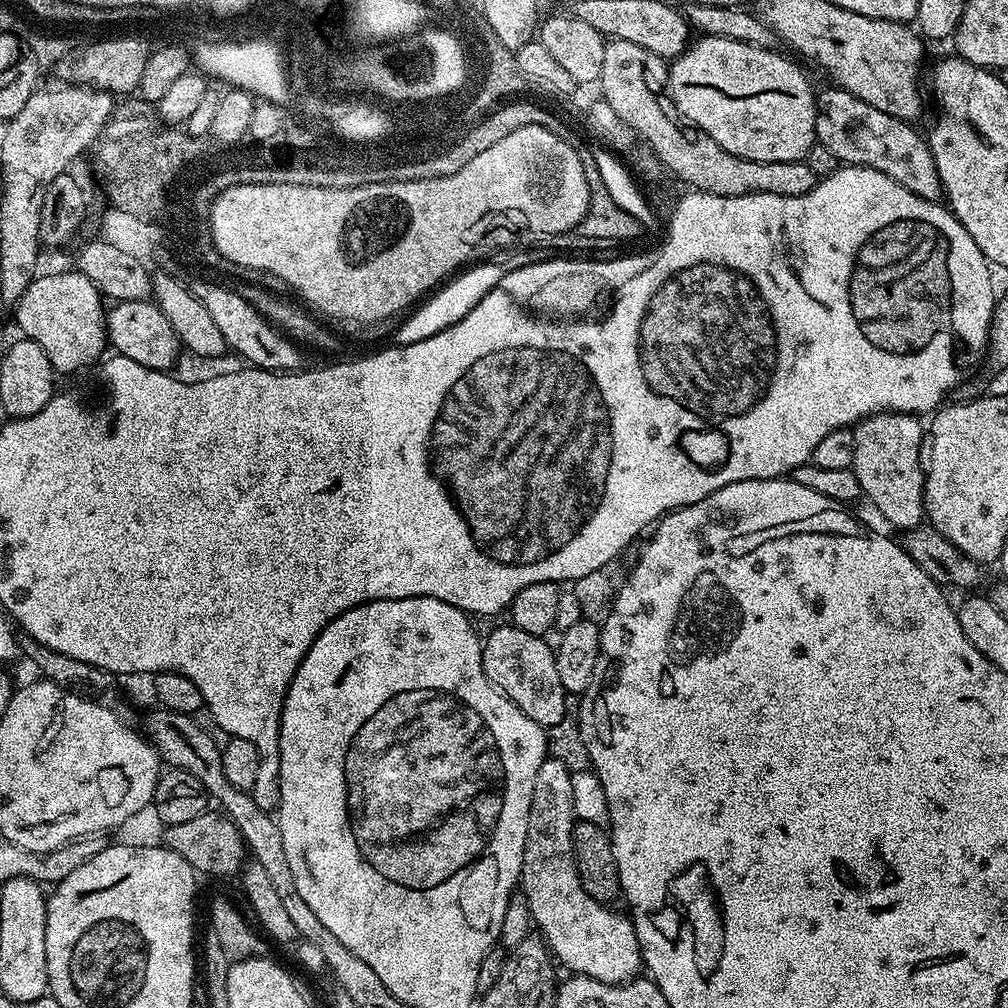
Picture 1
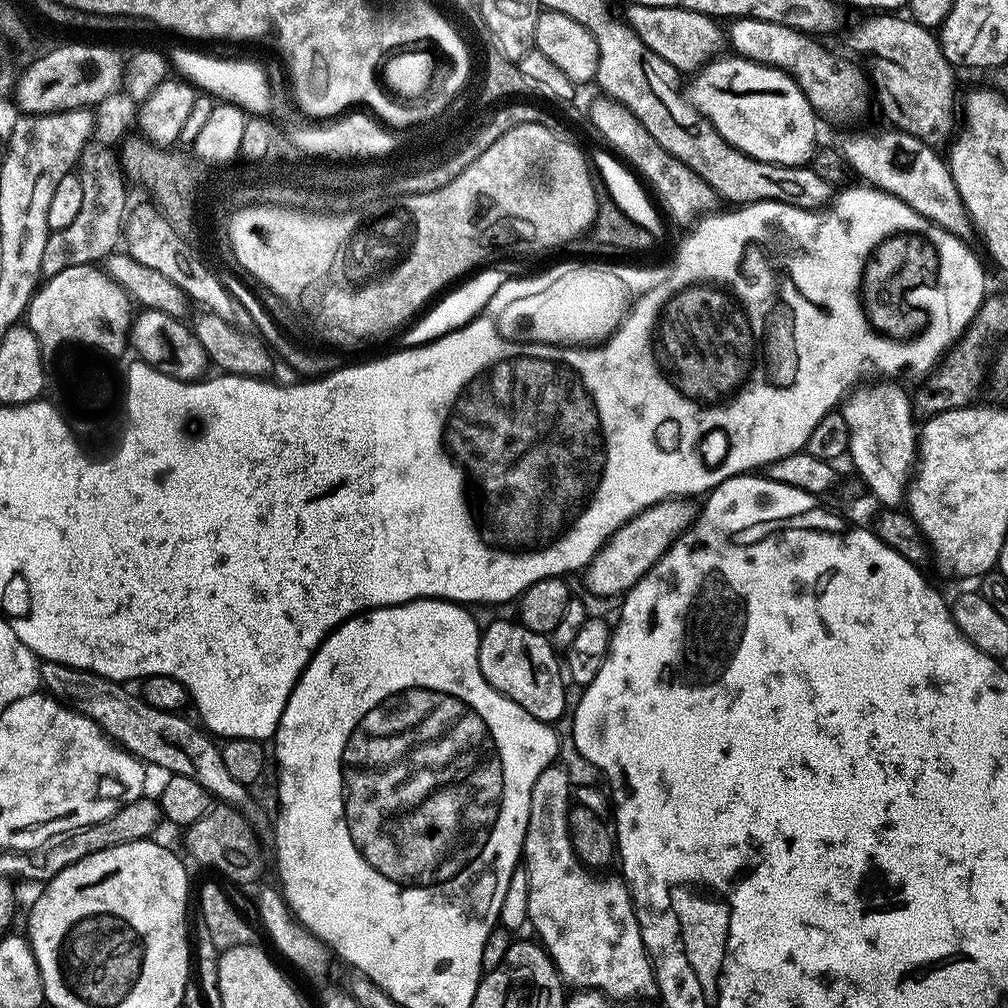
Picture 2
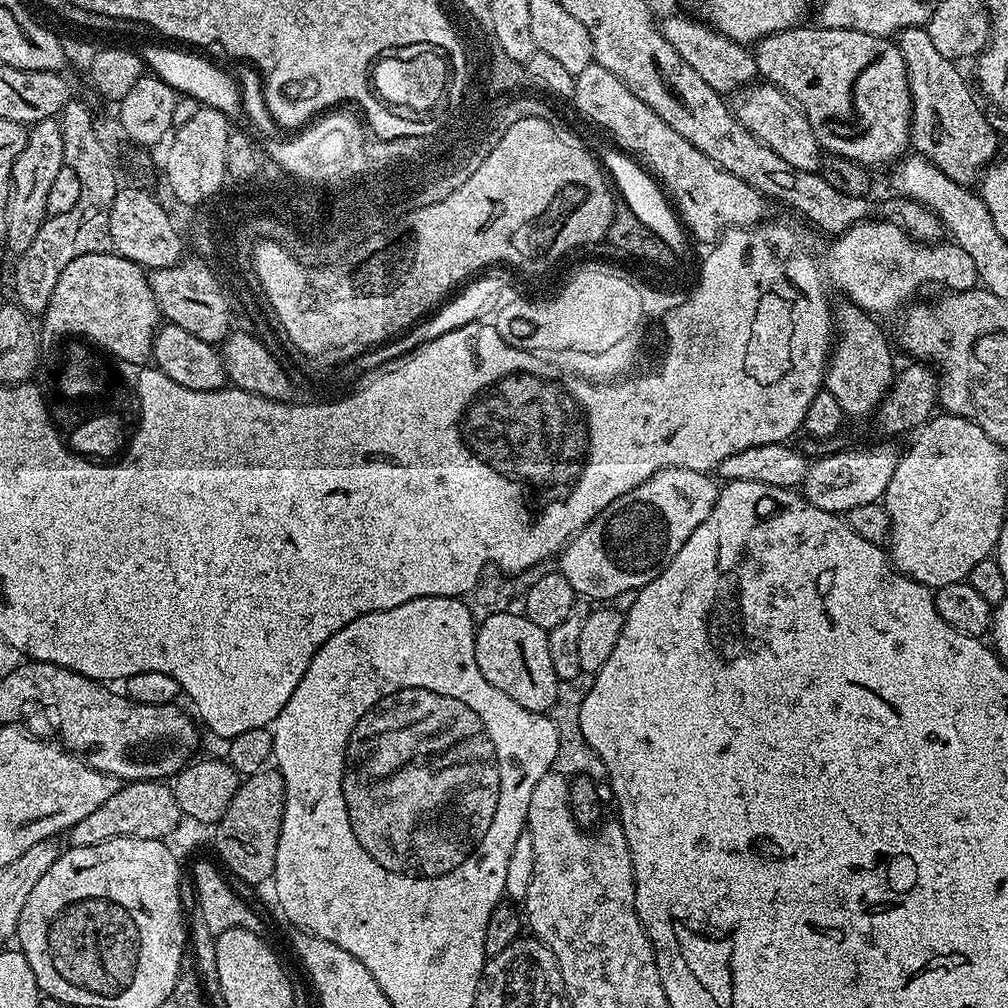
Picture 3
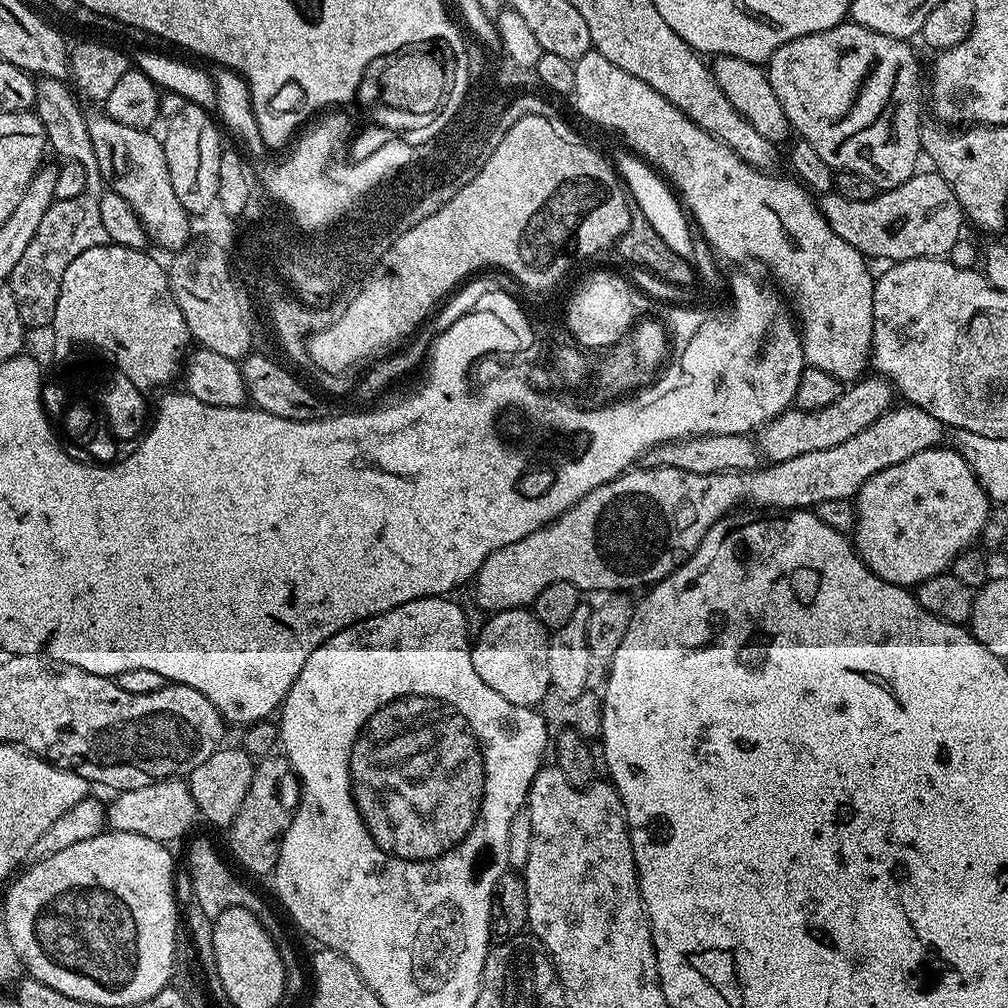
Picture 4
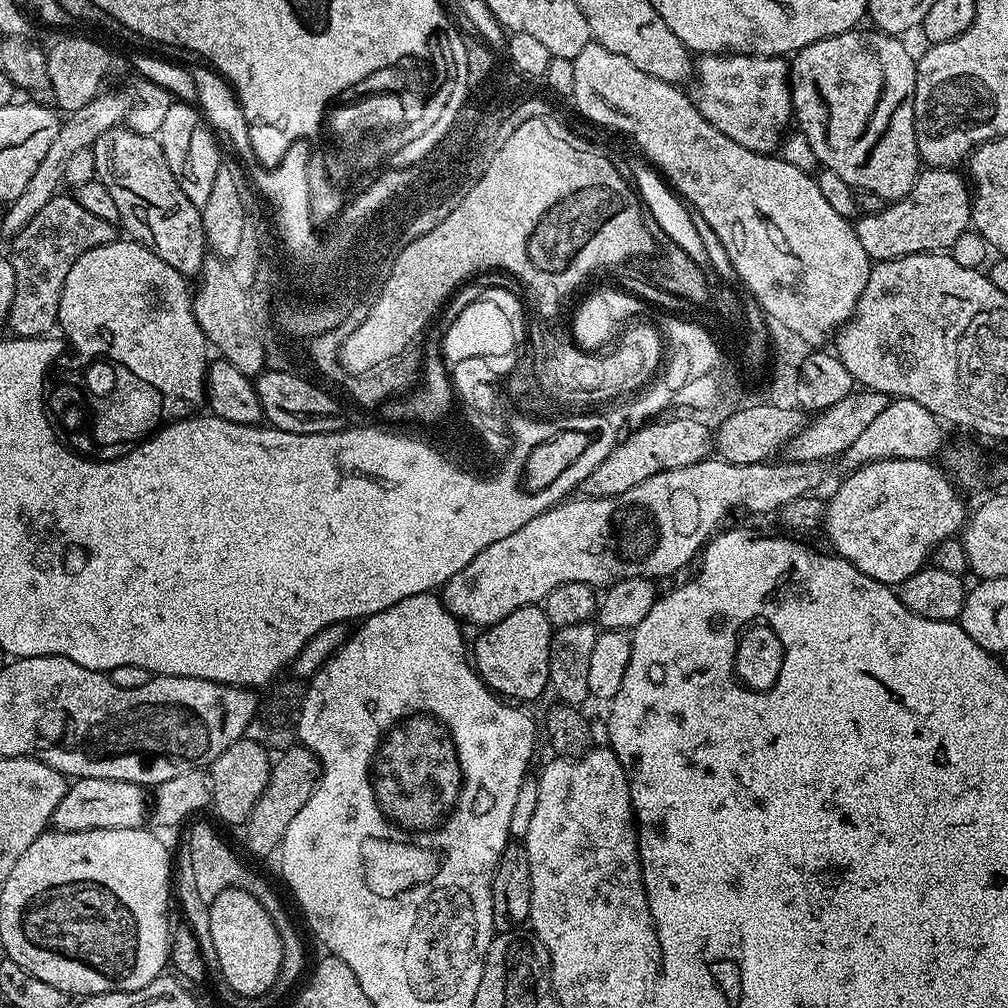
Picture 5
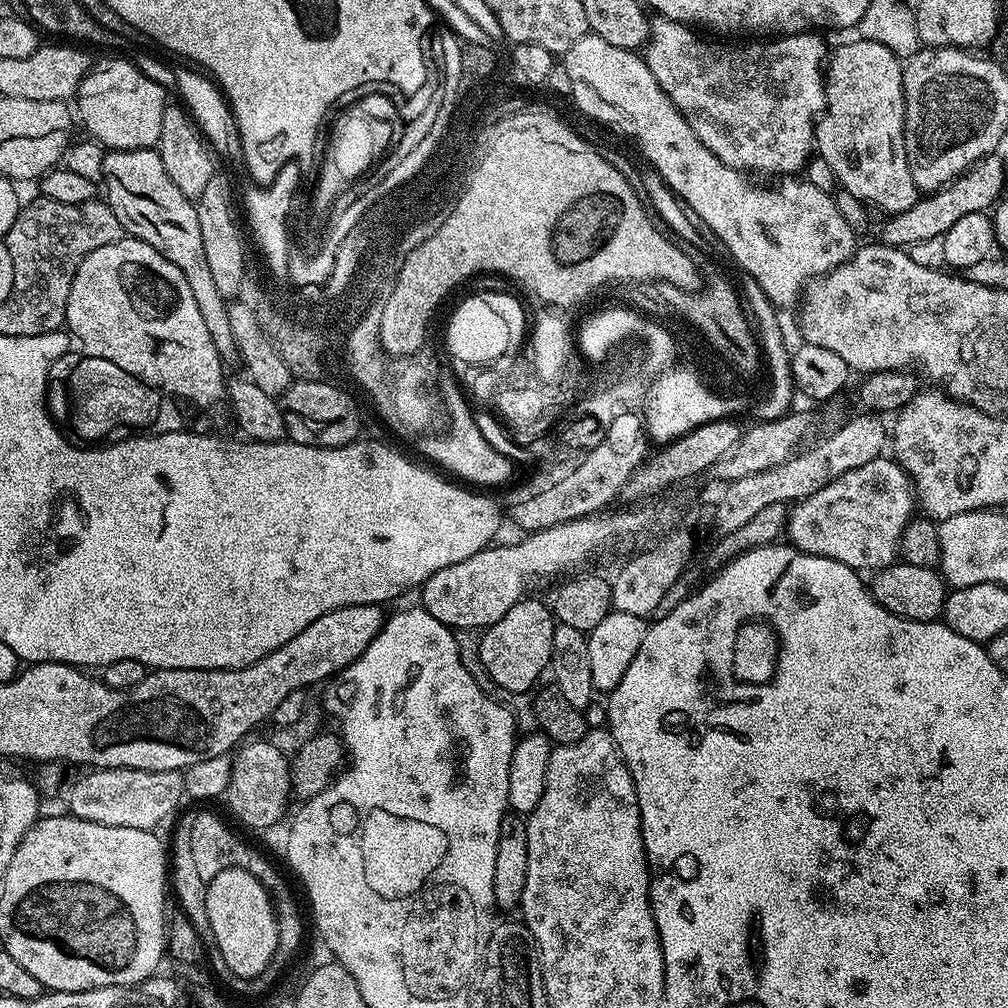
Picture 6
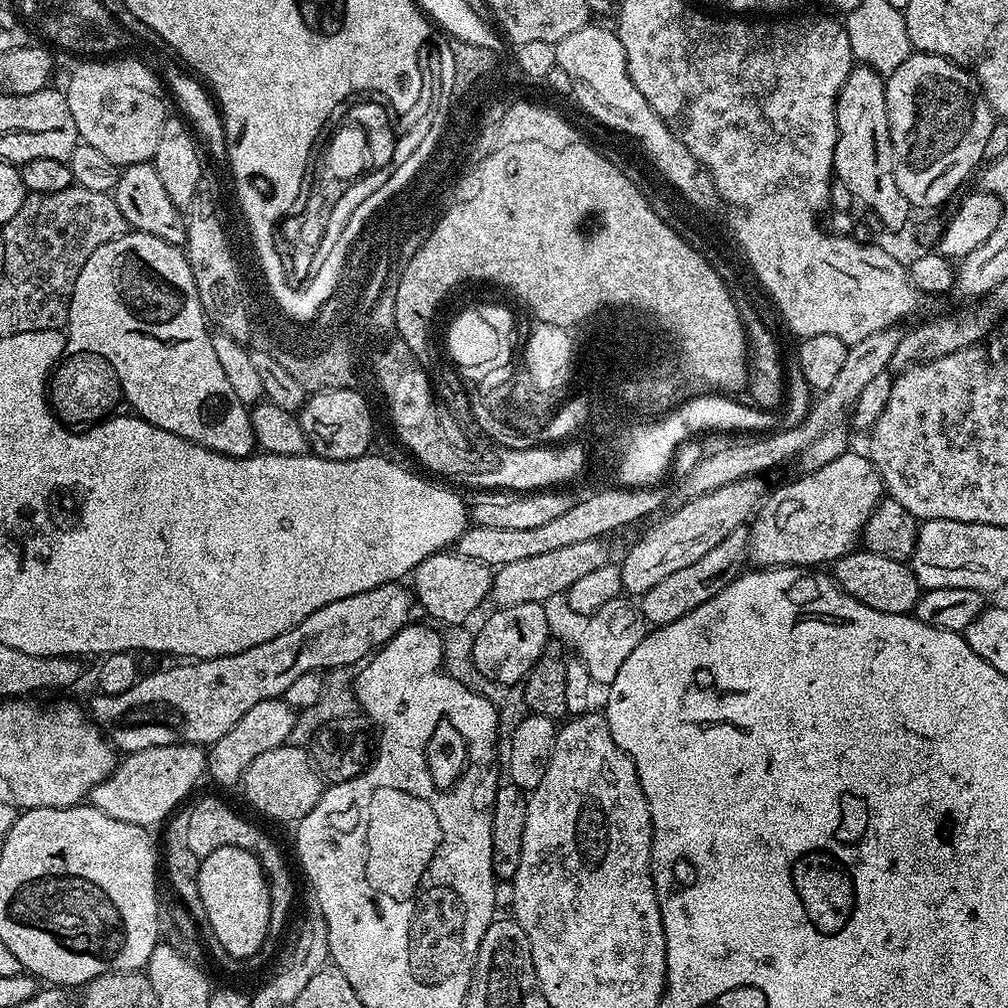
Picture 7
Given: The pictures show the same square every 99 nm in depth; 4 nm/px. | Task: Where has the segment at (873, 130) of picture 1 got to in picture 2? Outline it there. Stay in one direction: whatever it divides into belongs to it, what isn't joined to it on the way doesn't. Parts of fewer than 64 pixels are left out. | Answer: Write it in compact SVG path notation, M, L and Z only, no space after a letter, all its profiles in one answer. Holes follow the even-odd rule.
M899 130L887 131L880 132L877 136L872 132L860 132L857 136L850 137L844 144L844 160L849 164L847 167L856 176L860 175L864 179L861 181L865 185L877 188L879 192L885 192L906 202L906 206L910 206L910 210L914 210L918 214L922 214L922 218L942 226L942 230L954 234L958 239L965 242L971 241L972 234L974 236L972 218L962 202L962 194L958 194L958 186L954 186L954 178L948 169L947 159L941 153L939 156L936 153L939 151L933 145L922 142L910 134Z

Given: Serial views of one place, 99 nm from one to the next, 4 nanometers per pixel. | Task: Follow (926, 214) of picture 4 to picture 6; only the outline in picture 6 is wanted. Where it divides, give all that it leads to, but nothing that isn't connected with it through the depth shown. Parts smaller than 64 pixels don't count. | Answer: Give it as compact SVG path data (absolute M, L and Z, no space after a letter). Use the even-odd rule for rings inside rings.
M1000 154L983 156L977 164L957 176L951 184L931 194L924 194L904 213L889 215L879 229L879 239L894 247L907 249L908 244L924 244L927 240L939 241L948 233L950 226L966 214L988 212L1001 196L1005 195L1004 160Z

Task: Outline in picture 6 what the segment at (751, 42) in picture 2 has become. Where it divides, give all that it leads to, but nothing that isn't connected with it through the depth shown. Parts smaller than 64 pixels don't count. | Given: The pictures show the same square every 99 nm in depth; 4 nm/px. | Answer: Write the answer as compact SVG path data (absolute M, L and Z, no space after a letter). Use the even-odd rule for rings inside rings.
M855 38L849 44L840 44L837 48L831 49L830 55L826 61L826 79L824 82L824 106L825 109L820 113L816 122L816 143L815 151L819 156L826 160L827 165L831 167L836 175L837 183L858 197L865 203L876 203L882 206L887 215L896 215L904 213L910 207L914 206L920 197L920 191L910 174L910 162L906 162L906 146L904 145L904 64L901 57L896 56L886 46L878 42L870 42L863 38Z

